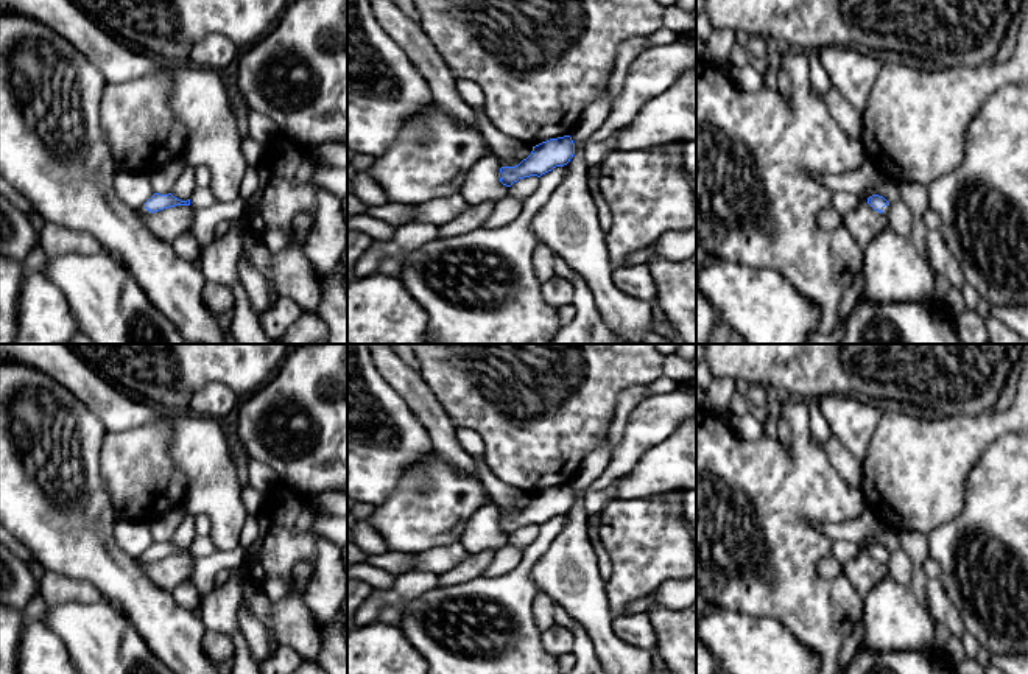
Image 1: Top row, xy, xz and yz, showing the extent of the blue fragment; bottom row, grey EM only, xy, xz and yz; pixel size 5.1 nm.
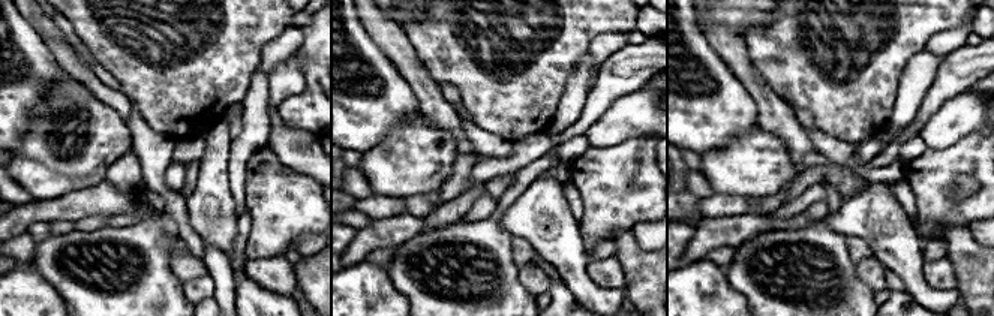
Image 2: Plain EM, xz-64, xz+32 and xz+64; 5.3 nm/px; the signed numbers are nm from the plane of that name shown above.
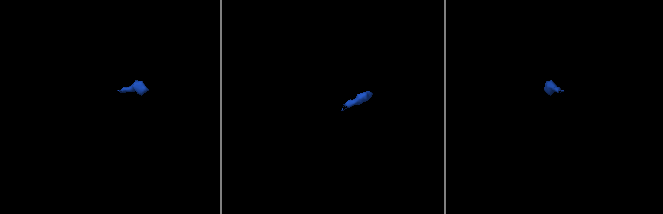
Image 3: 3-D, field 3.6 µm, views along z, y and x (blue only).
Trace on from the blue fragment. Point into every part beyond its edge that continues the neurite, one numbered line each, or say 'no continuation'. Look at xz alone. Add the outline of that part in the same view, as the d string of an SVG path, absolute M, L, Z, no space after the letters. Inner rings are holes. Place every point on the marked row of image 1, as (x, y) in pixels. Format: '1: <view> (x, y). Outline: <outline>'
no continuation

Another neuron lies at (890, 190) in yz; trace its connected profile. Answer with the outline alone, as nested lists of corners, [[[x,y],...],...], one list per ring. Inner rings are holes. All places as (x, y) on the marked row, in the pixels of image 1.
[[[889,179],[886,184],[878,185],[874,191],[863,196],[861,201],[868,201],[868,198],[872,195],[883,196],[889,202],[889,205],[892,205],[894,202],[900,199],[897,181]]]

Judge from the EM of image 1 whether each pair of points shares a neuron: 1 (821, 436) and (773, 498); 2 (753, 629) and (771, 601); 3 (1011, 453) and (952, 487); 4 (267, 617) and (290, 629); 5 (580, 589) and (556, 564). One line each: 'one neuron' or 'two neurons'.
1: two neurons
2: two neurons
3: two neurons
4: one neuron
5: one neuron

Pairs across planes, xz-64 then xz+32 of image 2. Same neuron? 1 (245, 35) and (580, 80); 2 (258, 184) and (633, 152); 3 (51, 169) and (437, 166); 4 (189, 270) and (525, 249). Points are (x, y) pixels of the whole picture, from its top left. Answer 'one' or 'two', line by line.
1: two
2: one
3: one
4: one

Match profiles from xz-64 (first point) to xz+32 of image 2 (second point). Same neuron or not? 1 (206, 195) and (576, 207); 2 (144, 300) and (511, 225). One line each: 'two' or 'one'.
1: two
2: two

